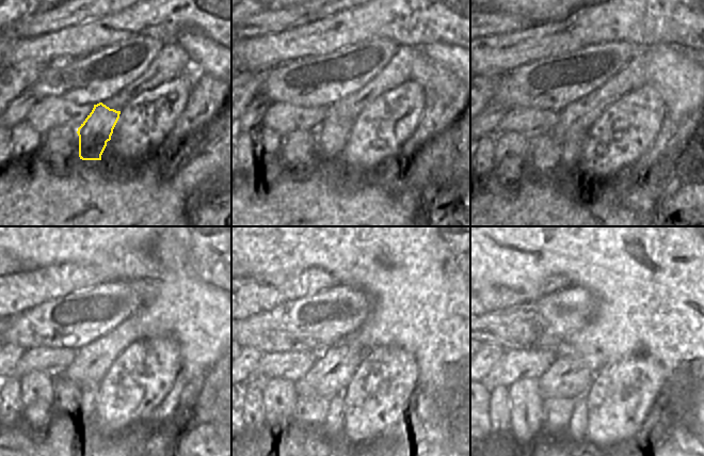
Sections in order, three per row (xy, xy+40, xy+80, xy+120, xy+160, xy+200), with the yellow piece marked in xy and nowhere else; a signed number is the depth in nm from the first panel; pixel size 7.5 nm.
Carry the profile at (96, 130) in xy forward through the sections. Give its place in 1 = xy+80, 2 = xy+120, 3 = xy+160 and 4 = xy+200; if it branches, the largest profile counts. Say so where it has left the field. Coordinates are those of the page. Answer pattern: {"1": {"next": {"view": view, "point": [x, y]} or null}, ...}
{"1": {"next": {"view": "xy+80", "point": [571, 150]}}, "2": {"next": {"view": "xy+120", "point": [93, 426]}}, "3": {"next": {"view": "xy+160", "point": [334, 422]}}, "4": {"next": {"view": "xy+200", "point": [577, 428]}}}

